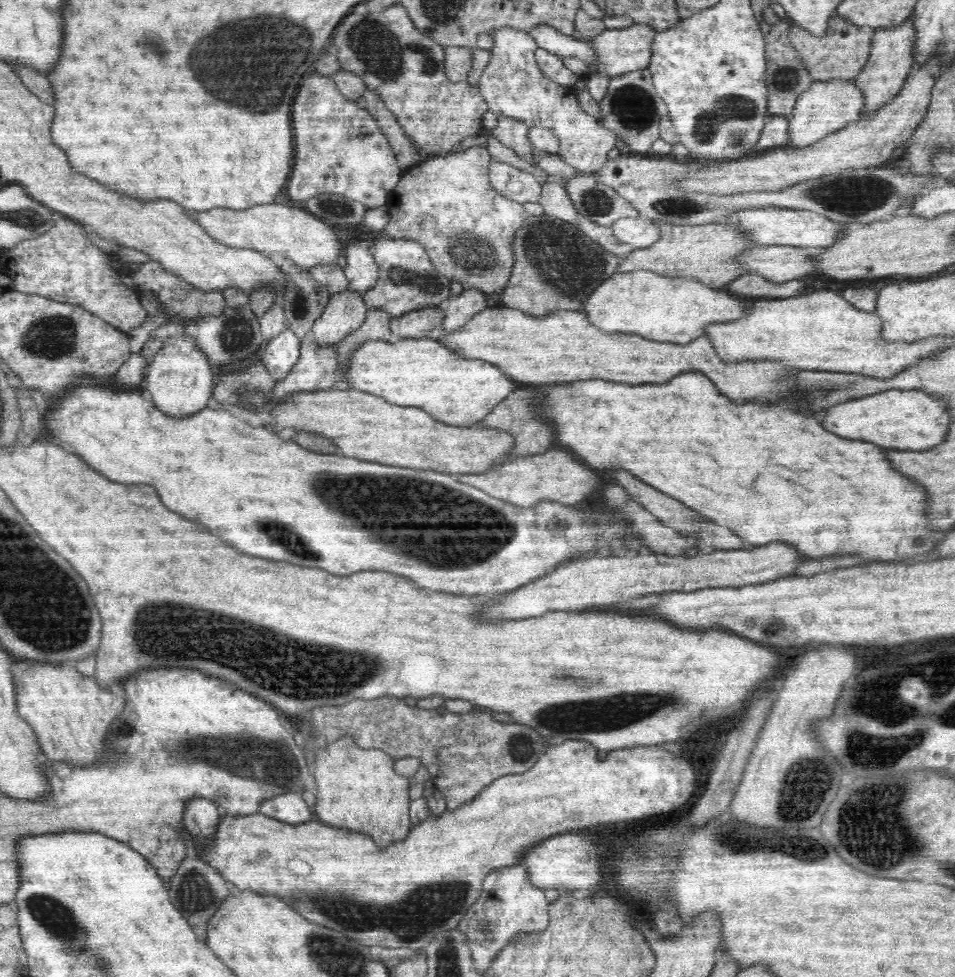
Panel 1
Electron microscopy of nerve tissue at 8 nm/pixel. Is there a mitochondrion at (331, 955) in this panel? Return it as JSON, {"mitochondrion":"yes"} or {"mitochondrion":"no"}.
{"mitochondrion":"yes"}

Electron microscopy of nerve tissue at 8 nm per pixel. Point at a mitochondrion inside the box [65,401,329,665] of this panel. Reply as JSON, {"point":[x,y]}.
{"point":[285,537]}

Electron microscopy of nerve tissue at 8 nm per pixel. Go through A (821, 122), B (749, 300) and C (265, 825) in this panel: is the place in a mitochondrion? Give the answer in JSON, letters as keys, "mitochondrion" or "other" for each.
{"A":"other","B":"other","C":"other"}

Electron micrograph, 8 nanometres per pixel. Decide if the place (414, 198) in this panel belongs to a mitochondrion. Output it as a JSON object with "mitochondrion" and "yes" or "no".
{"mitochondrion":"no"}

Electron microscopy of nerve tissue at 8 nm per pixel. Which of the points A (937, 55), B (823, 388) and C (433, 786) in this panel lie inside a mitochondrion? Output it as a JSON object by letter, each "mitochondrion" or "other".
{"A":"other","B":"mitochondrion","C":"other"}

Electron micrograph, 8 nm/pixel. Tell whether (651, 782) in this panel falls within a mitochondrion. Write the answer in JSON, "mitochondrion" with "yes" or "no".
{"mitochondrion":"no"}

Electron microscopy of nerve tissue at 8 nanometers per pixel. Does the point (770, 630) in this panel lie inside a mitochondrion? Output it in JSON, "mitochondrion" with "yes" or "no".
{"mitochondrion":"no"}

